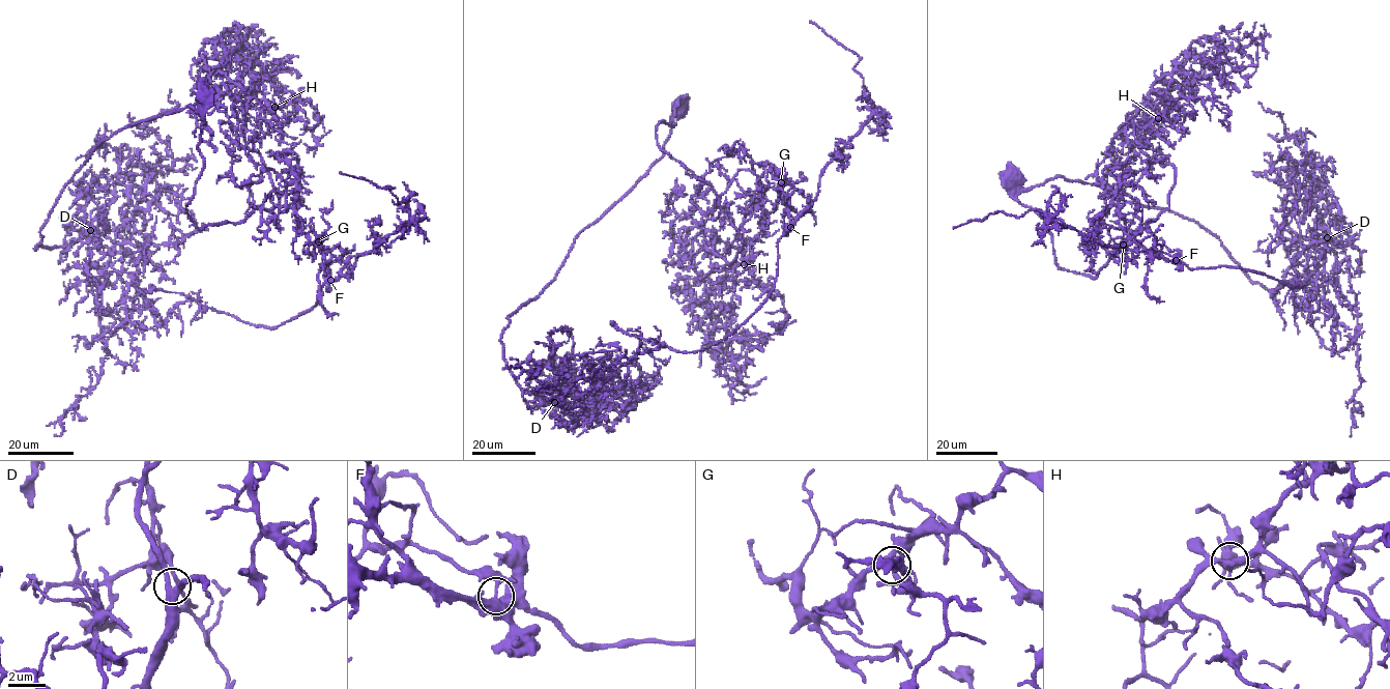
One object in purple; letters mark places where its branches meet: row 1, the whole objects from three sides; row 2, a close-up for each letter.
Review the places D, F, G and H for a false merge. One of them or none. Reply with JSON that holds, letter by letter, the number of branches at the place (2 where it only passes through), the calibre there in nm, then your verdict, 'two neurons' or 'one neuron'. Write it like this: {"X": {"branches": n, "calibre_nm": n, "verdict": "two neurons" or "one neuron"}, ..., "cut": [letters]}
{"D": {"branches": 3, "calibre_nm": 360, "verdict": "one neuron"}, "F": {"branches": 3, "calibre_nm": 360, "verdict": "two neurons"}, "G": {"branches": 3, "calibre_nm": 300, "verdict": "one neuron"}, "H": {"branches": 3, "calibre_nm": 280, "verdict": "one neuron"}, "cut": ["F"]}

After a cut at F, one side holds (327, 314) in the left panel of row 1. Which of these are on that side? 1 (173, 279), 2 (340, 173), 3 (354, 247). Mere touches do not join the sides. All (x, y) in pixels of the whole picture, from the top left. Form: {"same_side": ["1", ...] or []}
{"same_side": ["1", "3"]}

